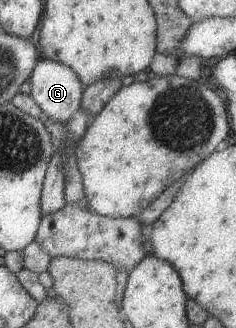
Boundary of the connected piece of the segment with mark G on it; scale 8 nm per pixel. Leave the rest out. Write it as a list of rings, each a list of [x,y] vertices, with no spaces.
[[[40,58],[30,73],[30,98],[45,116],[66,122],[80,107],[82,83],[65,64]]]

